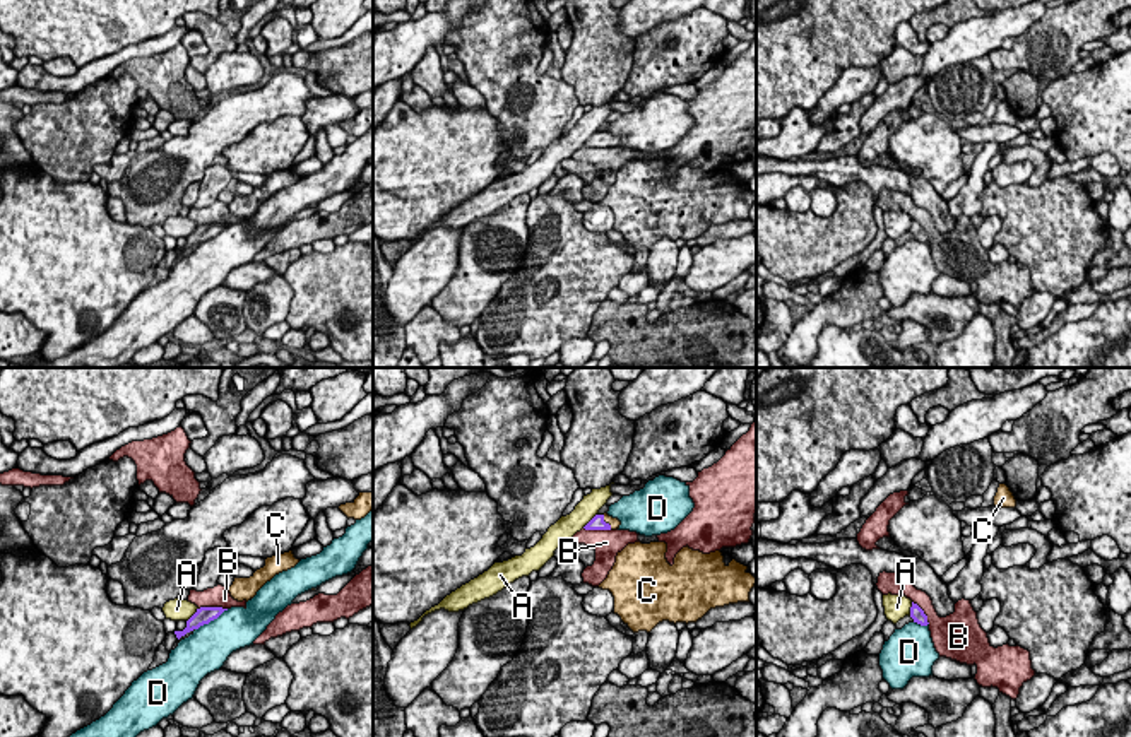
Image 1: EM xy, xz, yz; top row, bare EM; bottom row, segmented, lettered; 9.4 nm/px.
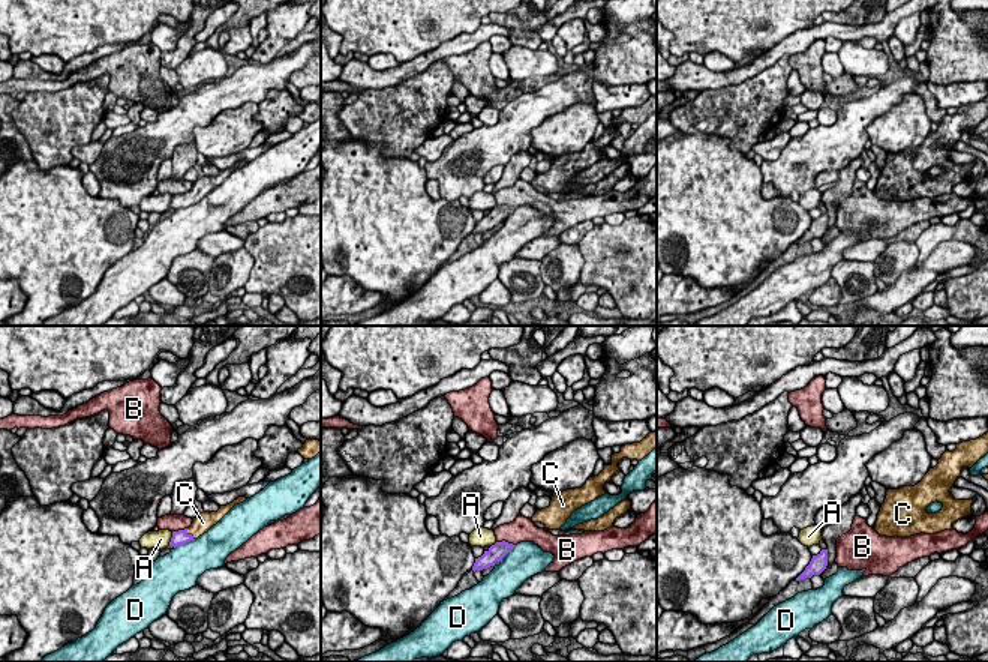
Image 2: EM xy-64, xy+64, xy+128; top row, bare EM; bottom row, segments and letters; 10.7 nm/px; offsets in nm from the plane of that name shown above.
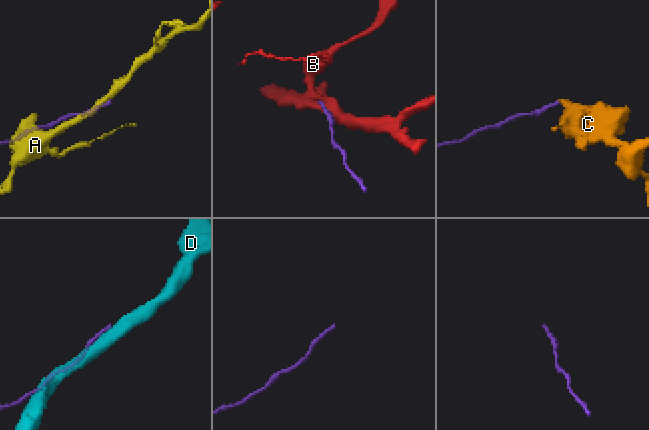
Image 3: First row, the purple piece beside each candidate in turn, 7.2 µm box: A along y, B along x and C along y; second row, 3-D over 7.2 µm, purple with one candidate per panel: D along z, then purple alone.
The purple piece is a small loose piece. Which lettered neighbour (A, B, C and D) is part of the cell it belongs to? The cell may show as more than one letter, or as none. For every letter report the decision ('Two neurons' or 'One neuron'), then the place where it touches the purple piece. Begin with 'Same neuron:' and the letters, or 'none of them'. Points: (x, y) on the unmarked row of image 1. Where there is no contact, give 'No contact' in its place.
Same neuron: C
A: Two neurons. Touches purple at xz (591, 137)
B: Two neurons. Touches purple at xy (213, 224)
C: One neuron. Touches purple at xz (604, 139)
D: Two neurons. Touches purple at xy (211, 236)

